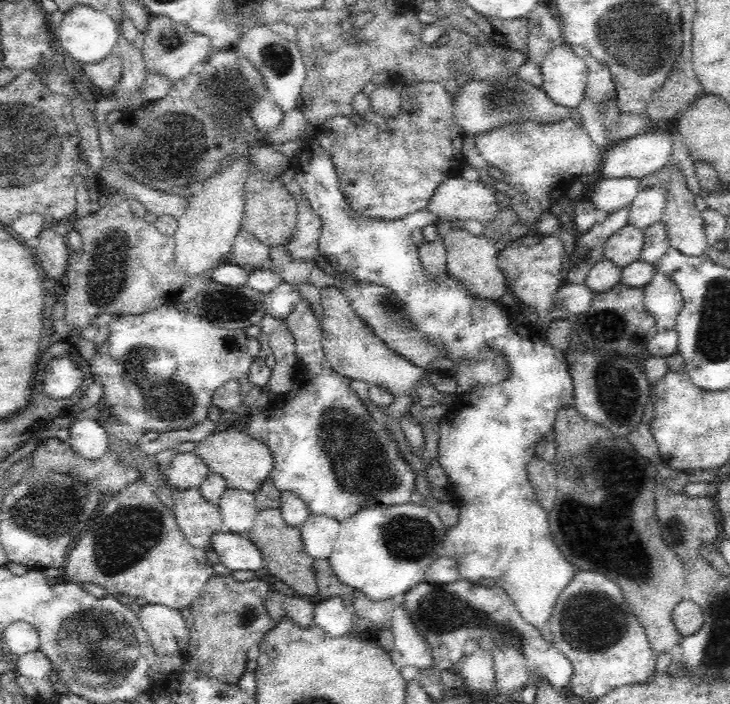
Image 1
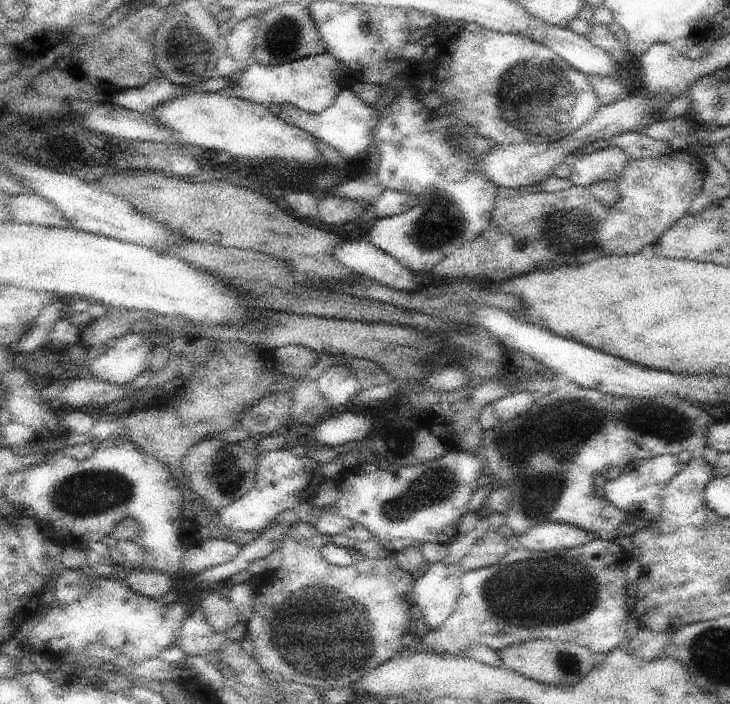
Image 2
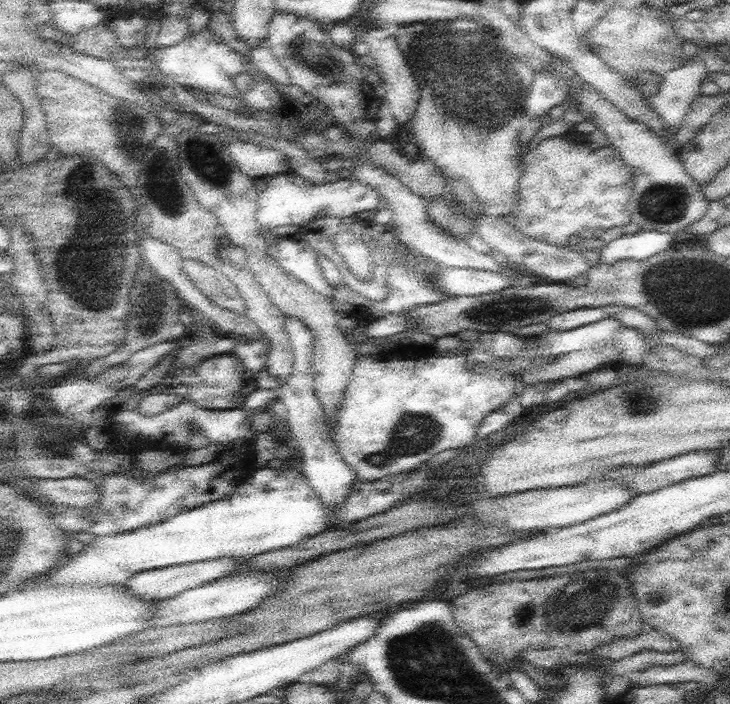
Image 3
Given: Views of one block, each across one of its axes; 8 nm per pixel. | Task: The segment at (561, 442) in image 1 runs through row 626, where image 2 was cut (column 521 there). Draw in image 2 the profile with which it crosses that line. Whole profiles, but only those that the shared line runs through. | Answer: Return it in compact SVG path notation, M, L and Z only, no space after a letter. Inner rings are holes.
M528 640L508 646L498 654L506 669L553 686L576 686L581 682L582 677L586 677L594 669L594 662L596 662L596 653L574 641Z

